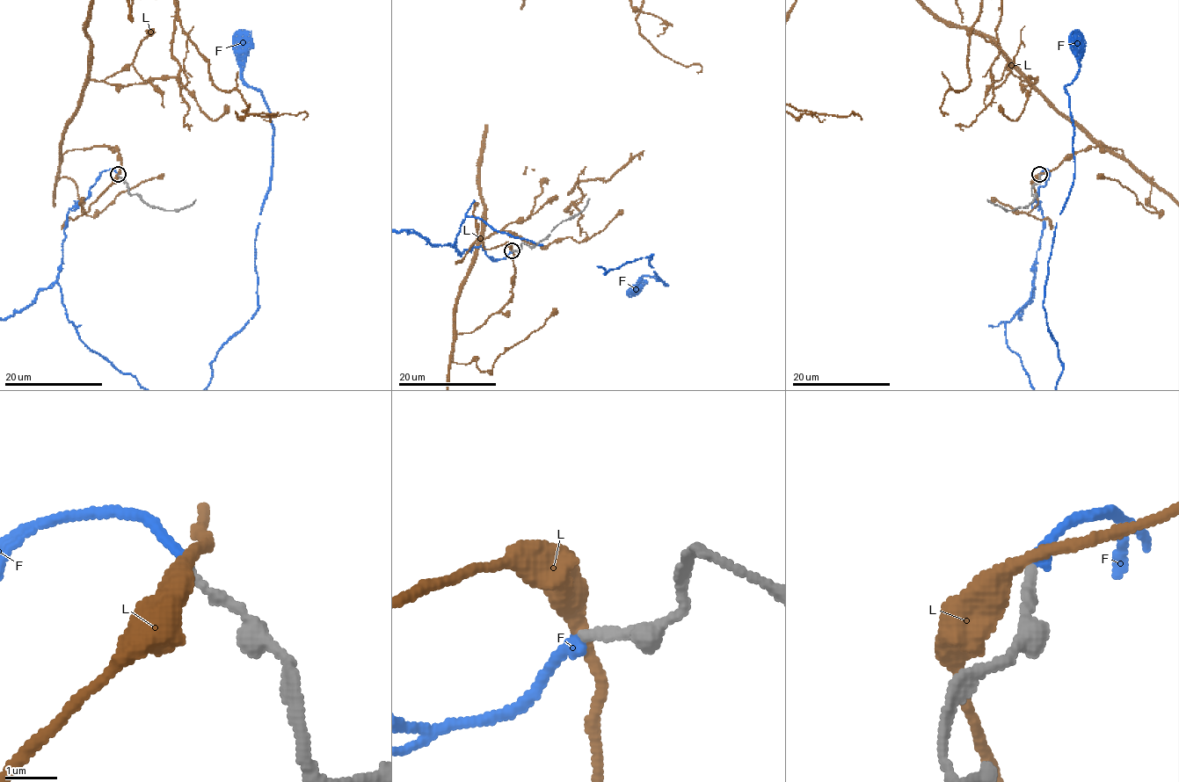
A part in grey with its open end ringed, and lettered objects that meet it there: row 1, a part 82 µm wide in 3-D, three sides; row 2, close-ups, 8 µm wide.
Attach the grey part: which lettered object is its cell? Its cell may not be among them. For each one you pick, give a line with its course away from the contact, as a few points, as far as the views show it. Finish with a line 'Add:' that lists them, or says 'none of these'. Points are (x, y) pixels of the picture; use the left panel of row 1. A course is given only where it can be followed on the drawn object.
Add: F

